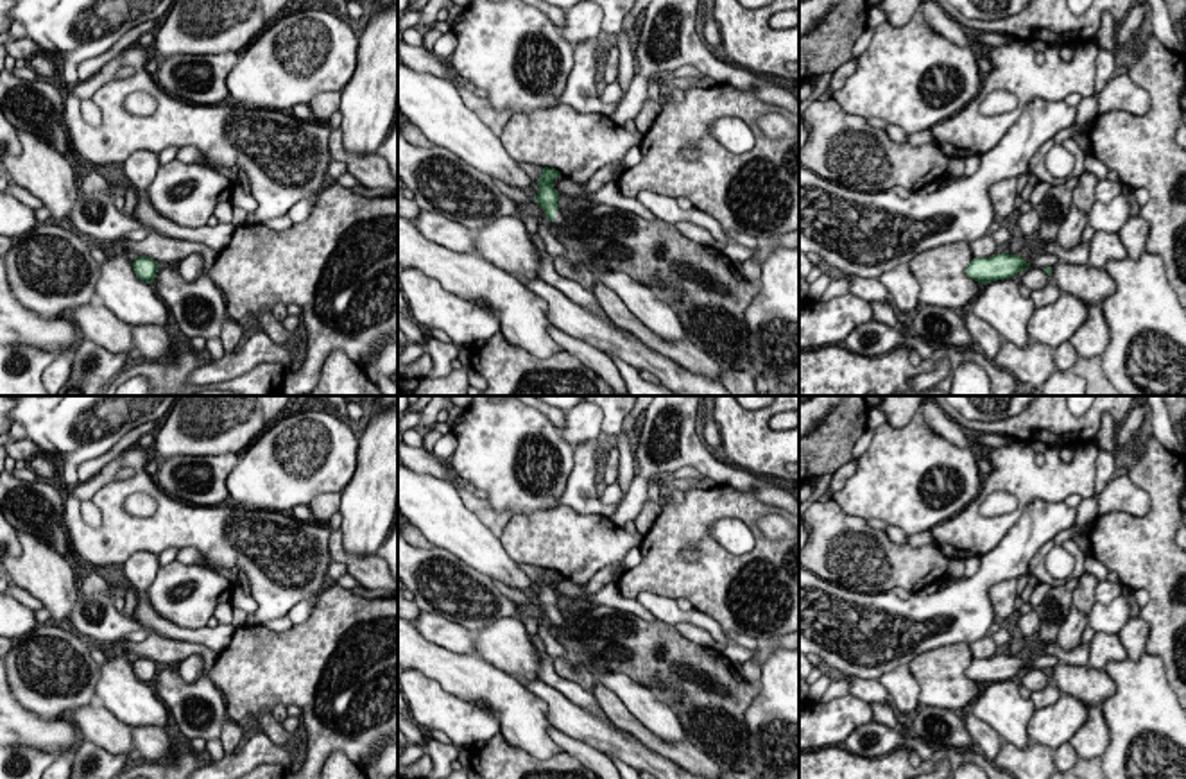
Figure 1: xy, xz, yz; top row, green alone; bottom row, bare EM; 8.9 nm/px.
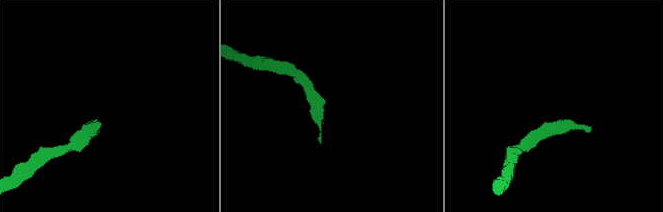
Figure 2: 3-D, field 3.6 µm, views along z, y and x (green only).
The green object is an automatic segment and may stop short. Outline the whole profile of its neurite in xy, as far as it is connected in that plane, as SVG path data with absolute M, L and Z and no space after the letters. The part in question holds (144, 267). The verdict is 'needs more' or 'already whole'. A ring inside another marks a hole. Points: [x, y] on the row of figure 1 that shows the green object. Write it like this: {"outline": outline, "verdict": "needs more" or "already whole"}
{"outline": "M138 256L133 261L133 270L142 281L152 283L158 272L158 261L147 256Z", "verdict": "already whole"}

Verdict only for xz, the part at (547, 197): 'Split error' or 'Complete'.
Split error

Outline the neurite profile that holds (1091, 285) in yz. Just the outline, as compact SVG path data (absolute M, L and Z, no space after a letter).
M1057 261L1052 267L1052 279L1061 292L1071 294L1086 304L1102 304L1114 292L1113 278L1091 265Z

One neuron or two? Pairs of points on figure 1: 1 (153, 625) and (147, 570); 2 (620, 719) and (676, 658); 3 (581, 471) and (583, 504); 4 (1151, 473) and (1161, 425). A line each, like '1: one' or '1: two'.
1: one
2: two
3: one
4: two

